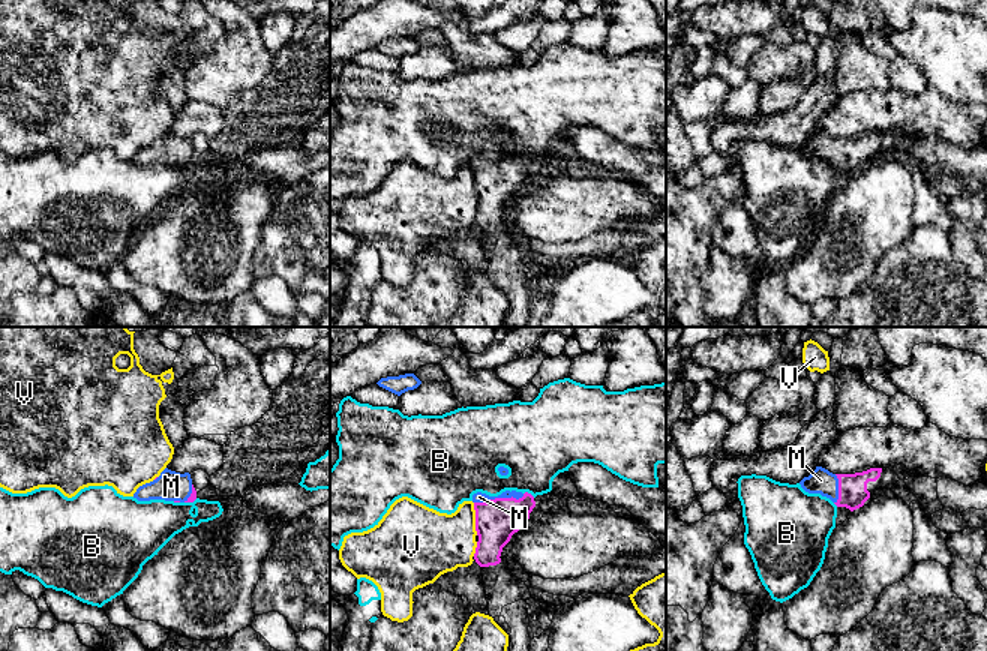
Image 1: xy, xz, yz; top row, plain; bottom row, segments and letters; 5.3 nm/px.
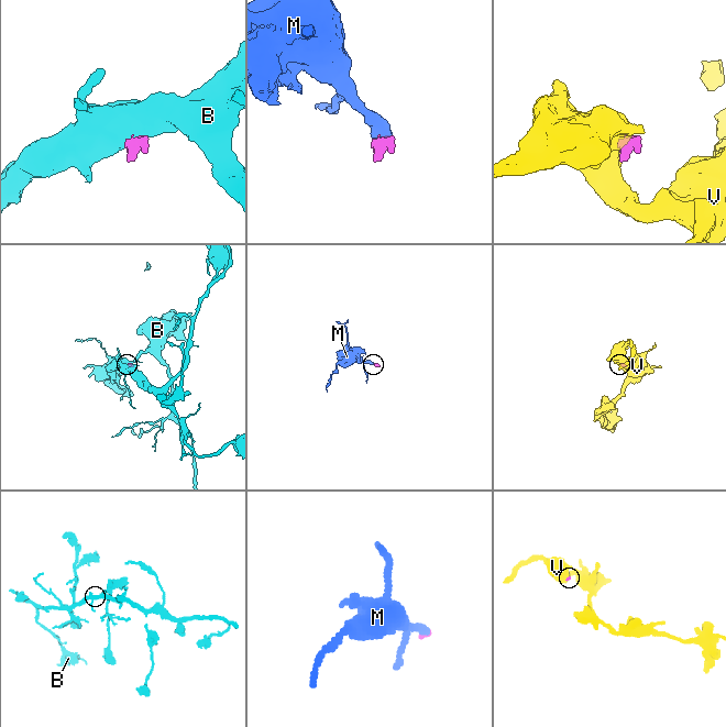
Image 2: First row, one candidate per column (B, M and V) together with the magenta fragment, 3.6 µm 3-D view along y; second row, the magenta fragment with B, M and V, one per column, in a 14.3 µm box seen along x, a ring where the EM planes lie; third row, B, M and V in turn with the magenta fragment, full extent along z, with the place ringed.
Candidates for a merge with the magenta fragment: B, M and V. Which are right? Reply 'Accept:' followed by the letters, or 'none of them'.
Accept: M

